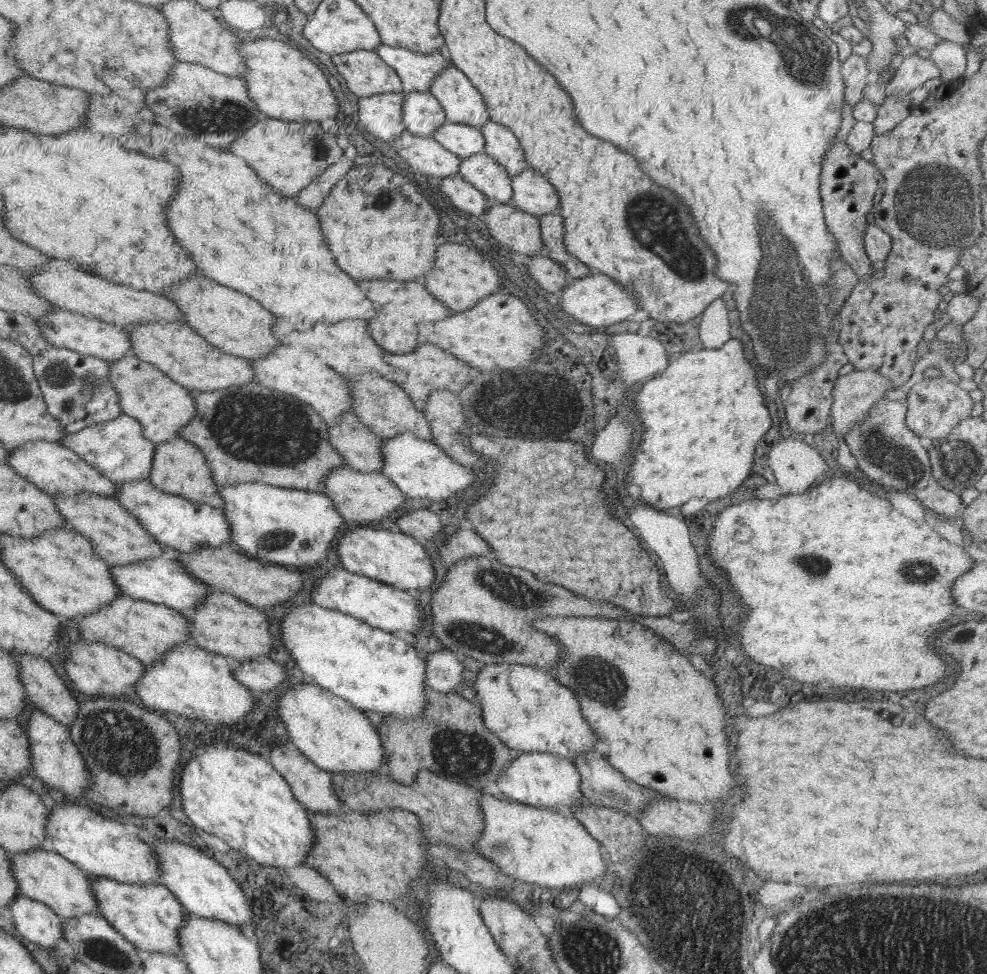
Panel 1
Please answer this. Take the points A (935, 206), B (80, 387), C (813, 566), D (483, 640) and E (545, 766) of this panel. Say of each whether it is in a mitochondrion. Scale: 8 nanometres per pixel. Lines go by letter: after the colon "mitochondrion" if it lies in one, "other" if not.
A: mitochondrion
B: mitochondrion
C: mitochondrion
D: mitochondrion
E: other

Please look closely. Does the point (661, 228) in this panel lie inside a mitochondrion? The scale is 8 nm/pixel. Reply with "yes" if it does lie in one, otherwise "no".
yes

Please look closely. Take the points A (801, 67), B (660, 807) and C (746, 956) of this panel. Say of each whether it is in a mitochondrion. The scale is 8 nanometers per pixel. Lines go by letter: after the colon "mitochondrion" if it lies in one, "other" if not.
A: mitochondrion
B: other
C: other

